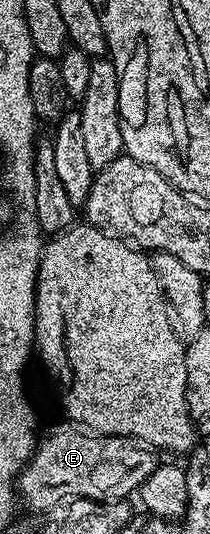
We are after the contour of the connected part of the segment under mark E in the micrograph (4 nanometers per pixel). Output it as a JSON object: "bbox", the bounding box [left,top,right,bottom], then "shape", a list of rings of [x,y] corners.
{"bbox":[18,424,158,510],"shape":[[[67,424],[68,426],[52,426],[48,430],[48,435],[41,437],[37,441],[35,450],[32,451],[31,458],[28,459],[19,479],[18,479],[18,494],[32,510],[48,510],[55,502],[63,503],[65,500],[71,500],[74,498],[88,498],[92,502],[107,503],[109,500],[124,500],[129,496],[127,494],[135,495],[139,491],[140,485],[149,478],[149,476],[156,471],[158,465],[157,455],[153,453],[151,449],[145,448],[143,445],[137,444],[131,438],[114,438],[109,437],[105,440],[103,437],[97,436],[95,433],[89,432],[87,429],[81,428],[76,424]]]}

